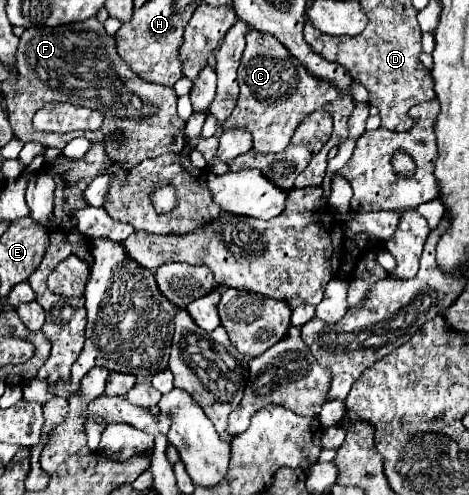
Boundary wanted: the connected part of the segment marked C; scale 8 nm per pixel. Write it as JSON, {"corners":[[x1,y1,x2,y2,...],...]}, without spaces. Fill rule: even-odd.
{"corners":[[248,30,246,32,246,48,240,60,238,68,238,84,240,84,240,98,232,112,232,116,226,120,224,130,228,128,246,128,254,138,254,150,258,152,280,152,288,146,296,126,302,122,304,116,308,116,314,110,326,110,334,118,334,132,328,144,312,158,312,170,304,170,300,178,294,182,294,188,306,188,306,186,322,186,324,174,326,174,326,154,330,148,340,146,348,138,348,118,354,110,354,100,348,94,342,94,336,90,332,82,326,82,326,78,318,78,310,74,288,50,278,42,274,36]]}

